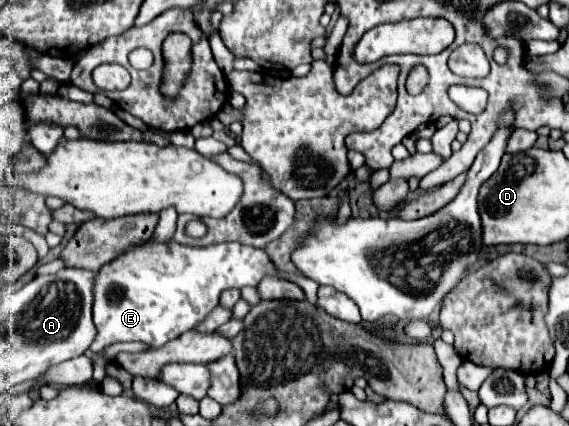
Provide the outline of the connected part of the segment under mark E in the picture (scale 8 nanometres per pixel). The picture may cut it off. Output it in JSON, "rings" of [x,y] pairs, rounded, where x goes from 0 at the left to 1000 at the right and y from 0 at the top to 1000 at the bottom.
{"rings":[[[265,561],[248,566],[216,594],[216,603],[170,636],[163,669],[163,758],[170,791],[156,819],[174,829],[181,815],[213,800],[255,800],[265,815],[283,815],[353,758],[381,721],[388,683],[452,674],[473,646],[525,669],[540,702],[554,711],[557,664],[518,641],[490,636],[462,585],[424,570],[329,580],[308,566],[293,566],[293,575],[265,575]]]}

